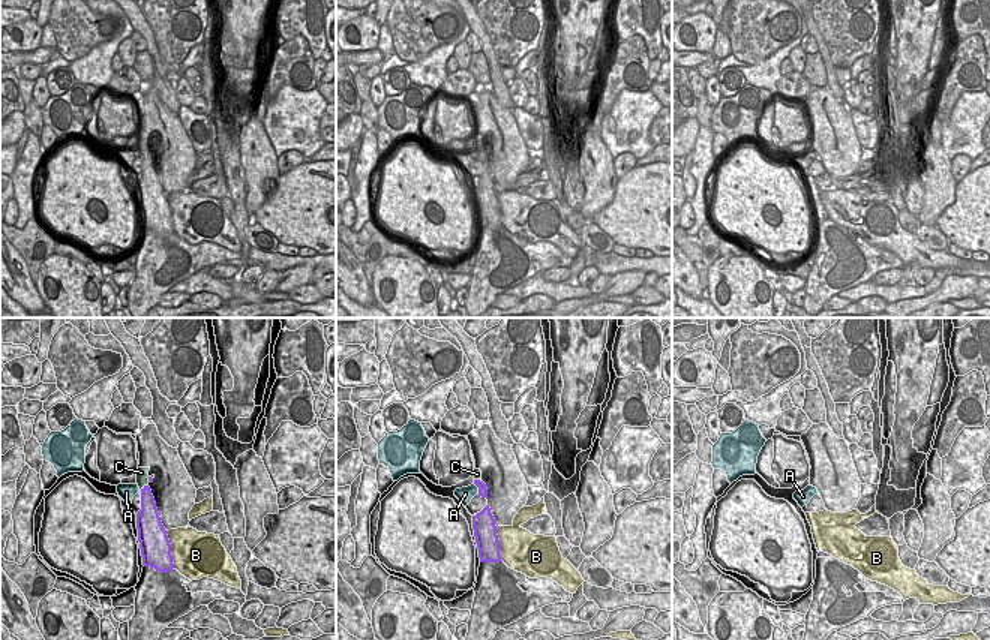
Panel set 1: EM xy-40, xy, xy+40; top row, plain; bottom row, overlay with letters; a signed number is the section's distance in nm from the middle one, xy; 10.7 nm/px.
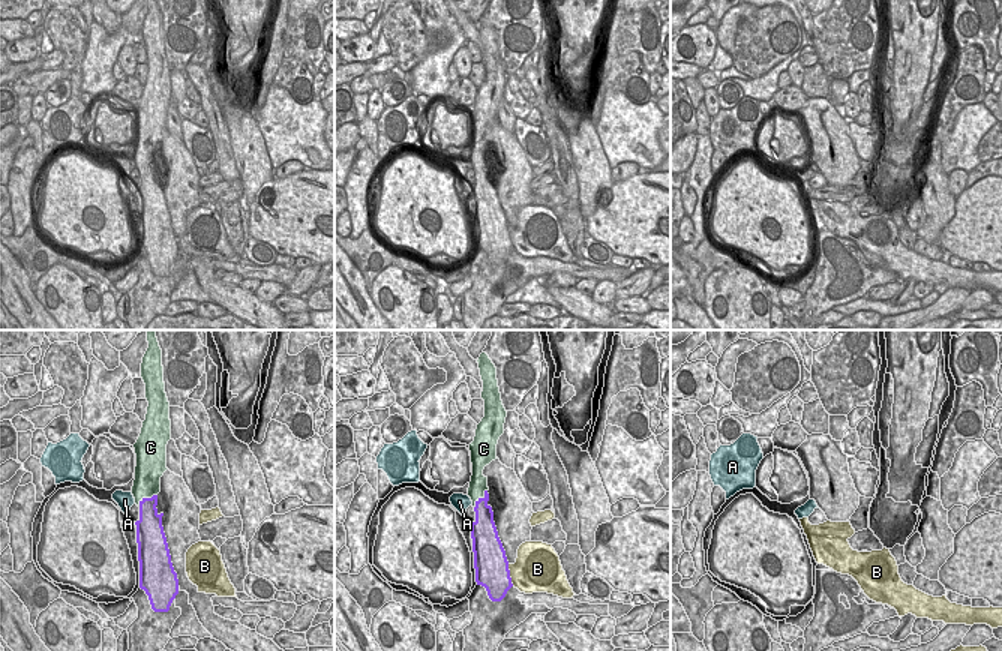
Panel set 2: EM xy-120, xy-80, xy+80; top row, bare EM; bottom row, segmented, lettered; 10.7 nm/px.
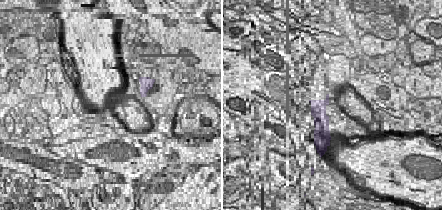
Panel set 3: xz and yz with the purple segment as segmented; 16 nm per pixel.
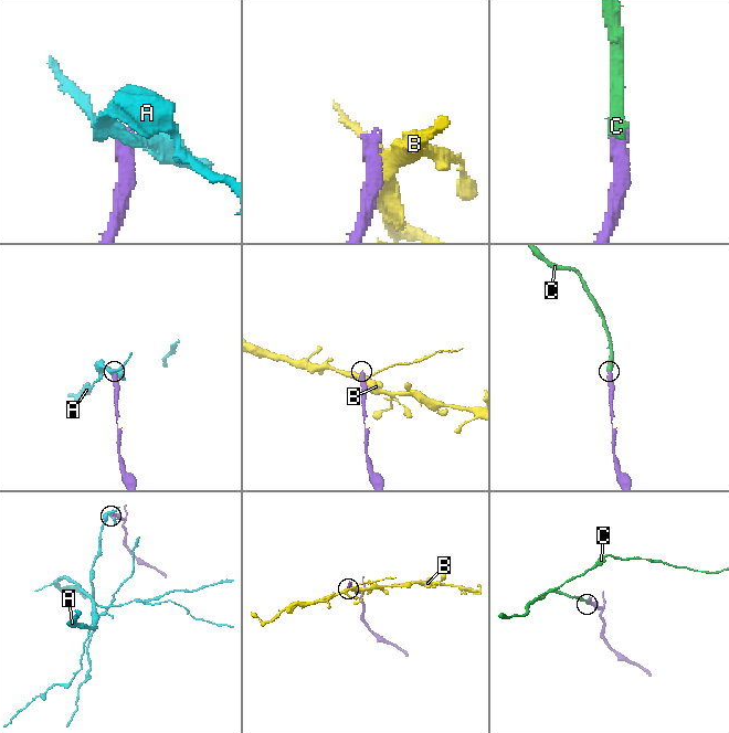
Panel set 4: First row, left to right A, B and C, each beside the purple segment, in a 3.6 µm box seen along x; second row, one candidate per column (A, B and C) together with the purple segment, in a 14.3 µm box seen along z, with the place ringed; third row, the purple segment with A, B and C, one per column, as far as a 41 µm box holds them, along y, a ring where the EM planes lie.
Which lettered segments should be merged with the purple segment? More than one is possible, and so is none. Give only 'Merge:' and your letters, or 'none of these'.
Merge: C

